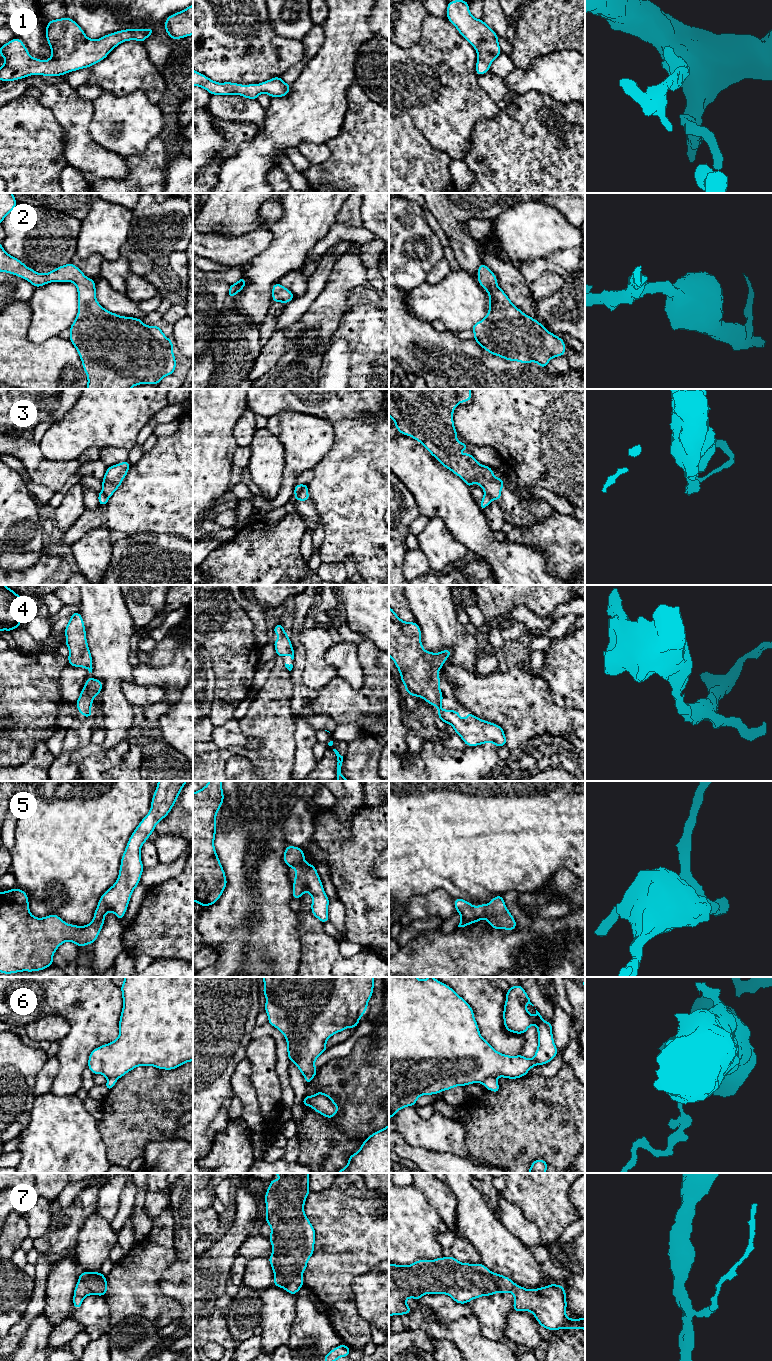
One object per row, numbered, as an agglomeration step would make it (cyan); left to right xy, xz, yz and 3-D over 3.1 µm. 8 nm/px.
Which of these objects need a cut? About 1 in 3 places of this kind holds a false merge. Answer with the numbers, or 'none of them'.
3, 6

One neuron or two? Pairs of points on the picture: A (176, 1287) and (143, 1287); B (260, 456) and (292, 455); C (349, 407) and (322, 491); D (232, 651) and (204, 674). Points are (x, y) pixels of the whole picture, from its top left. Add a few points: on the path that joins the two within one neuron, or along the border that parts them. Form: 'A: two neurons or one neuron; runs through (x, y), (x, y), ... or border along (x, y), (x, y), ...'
A: two neurons; border along (170, 1265), (161, 1277), (160, 1289), (179, 1302)
B: two neurons; border along (274, 434), (284, 448), (283, 478)
C: two neurons; border along (357, 419), (341, 419), (332, 423)
D: two neurons; border along (203, 646), (211, 658), (215, 690)

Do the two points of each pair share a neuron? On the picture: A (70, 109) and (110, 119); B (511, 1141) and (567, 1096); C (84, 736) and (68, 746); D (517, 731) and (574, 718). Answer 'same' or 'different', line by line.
A: different
B: same
C: same
D: same

